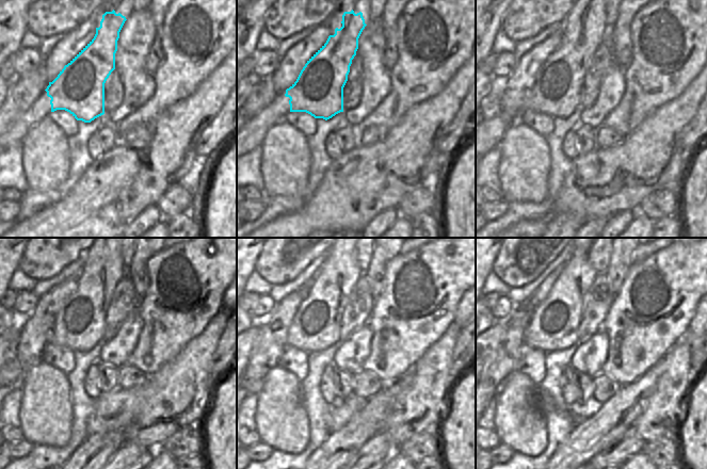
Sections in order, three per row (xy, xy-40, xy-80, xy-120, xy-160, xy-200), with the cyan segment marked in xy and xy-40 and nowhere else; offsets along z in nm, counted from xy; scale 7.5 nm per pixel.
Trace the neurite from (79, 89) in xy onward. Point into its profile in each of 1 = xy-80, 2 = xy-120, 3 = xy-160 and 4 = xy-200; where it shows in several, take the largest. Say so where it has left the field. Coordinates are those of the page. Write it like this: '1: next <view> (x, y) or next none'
1: next xy-80 (556, 92)
2: next xy-120 (79, 325)
3: next xy-160 (316, 325)
4: next xy-200 (553, 324)

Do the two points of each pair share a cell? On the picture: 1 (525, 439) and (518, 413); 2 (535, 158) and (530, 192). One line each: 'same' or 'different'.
1: same
2: same

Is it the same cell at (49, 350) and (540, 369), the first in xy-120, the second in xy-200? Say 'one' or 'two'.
one

